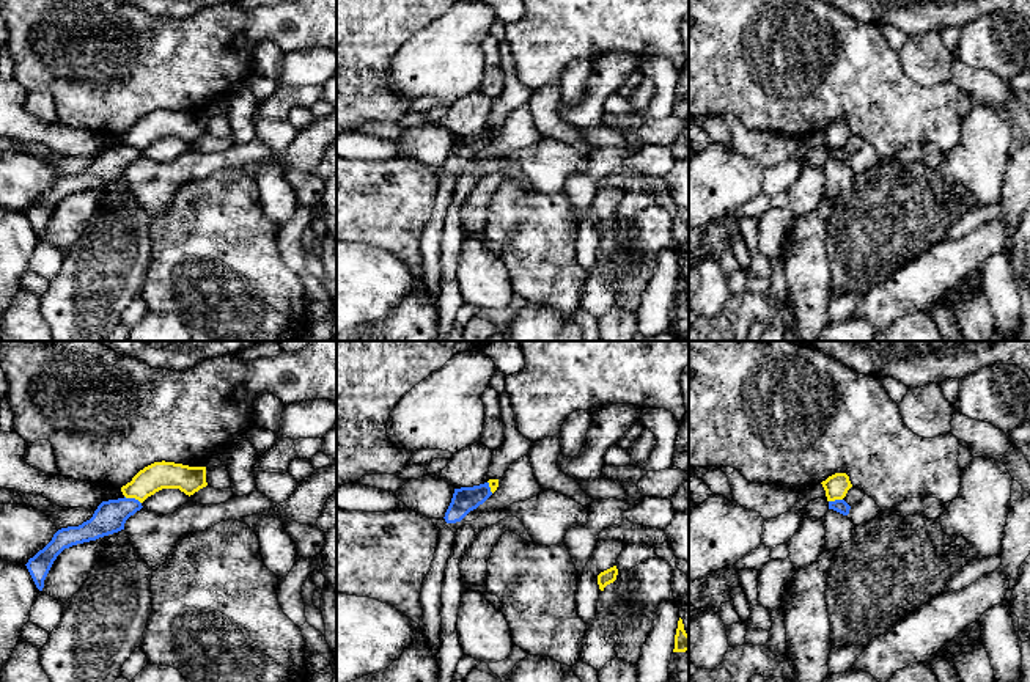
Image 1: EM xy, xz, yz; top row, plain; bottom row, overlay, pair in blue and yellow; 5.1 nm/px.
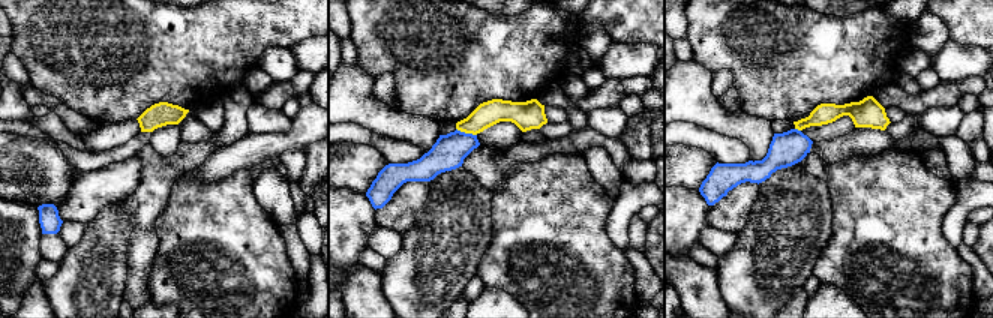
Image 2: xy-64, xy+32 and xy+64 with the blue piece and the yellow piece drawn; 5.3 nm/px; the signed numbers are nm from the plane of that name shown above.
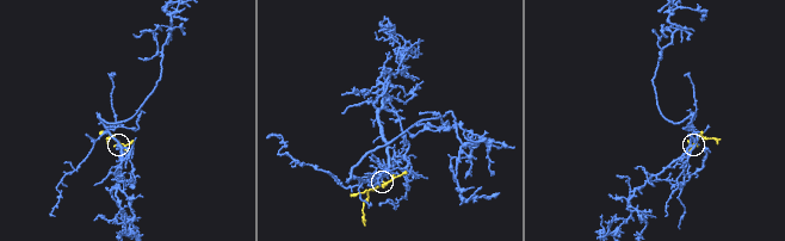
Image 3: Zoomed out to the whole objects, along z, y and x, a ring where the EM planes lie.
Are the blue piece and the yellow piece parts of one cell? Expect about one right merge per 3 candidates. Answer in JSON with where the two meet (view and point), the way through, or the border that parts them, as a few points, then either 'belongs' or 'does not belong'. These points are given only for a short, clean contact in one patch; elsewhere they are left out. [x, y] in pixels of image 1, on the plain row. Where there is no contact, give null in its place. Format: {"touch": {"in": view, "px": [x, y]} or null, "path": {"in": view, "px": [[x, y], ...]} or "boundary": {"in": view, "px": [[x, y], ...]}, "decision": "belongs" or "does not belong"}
{"touch": {"in": "xy", "px": [132, 146]}, "boundary": {"in": "xy", "px": [[125, 143], [134, 145], [140, 151]]}, "decision": "does not belong"}

